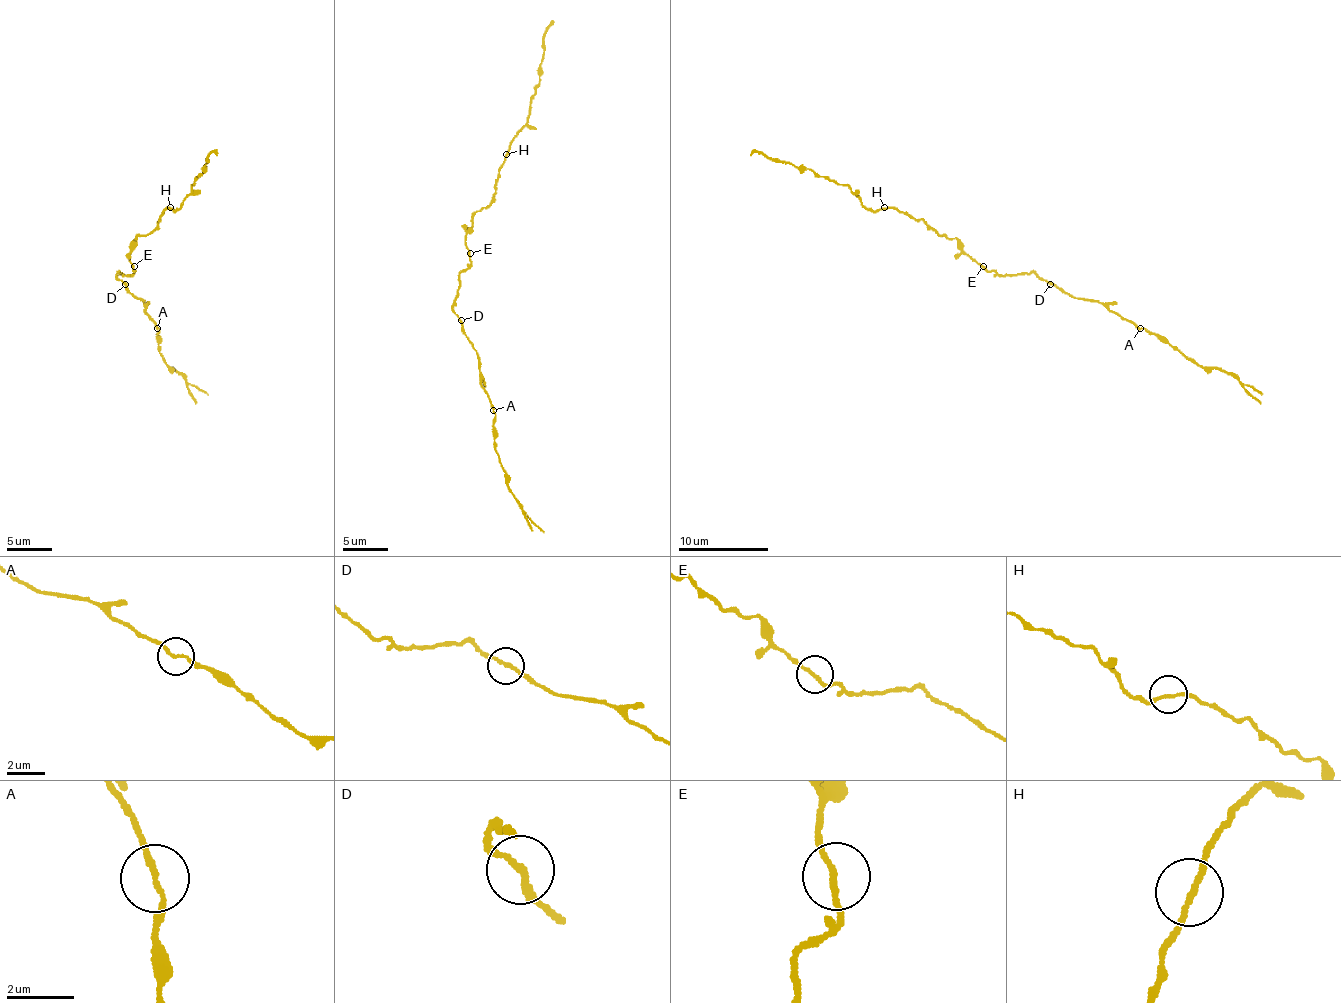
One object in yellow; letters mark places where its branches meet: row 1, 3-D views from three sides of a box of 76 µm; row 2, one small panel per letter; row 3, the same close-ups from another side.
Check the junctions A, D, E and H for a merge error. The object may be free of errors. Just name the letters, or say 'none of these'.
A

